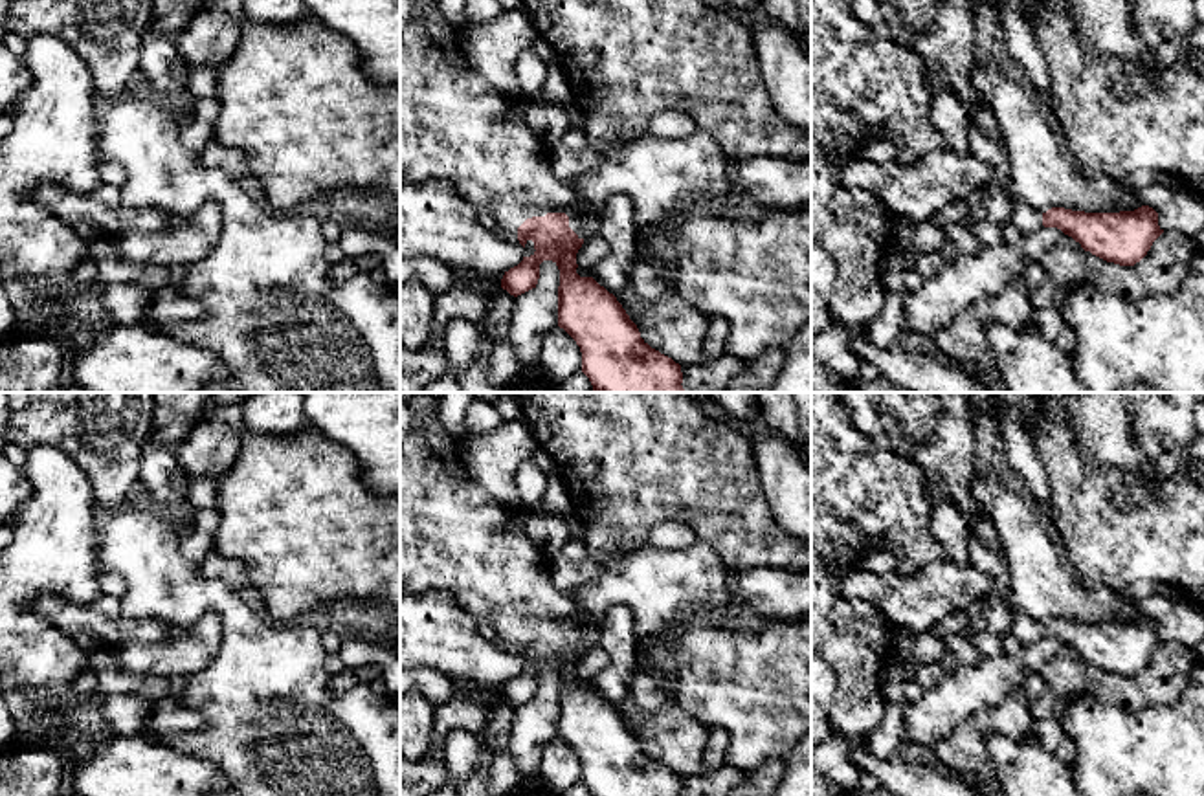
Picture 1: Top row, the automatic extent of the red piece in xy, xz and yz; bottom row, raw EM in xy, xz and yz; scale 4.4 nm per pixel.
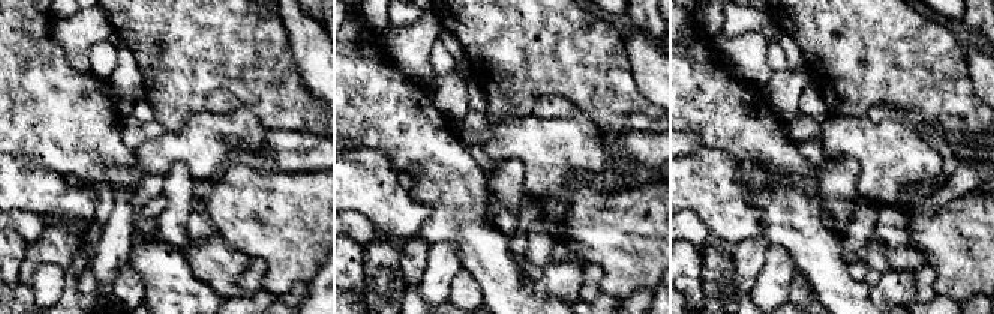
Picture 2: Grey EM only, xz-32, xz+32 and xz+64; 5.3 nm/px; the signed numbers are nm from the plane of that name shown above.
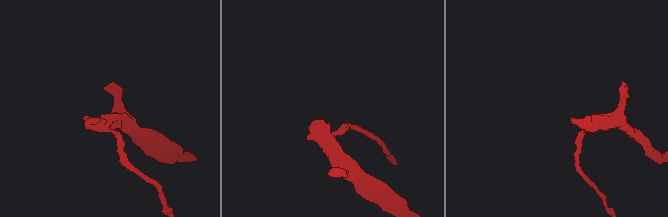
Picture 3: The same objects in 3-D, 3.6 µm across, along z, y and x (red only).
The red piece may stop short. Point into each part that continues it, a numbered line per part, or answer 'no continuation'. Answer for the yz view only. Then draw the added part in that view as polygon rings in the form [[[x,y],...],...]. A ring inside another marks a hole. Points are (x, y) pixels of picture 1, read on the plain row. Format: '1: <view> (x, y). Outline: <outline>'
1: yz (1026, 630). Outline: [[[1009,611],[1011,625],[1009,625],[1009,635],[1013,635],[1022,647],[1037,642],[1042,638],[1042,624],[1019,613],[1019,611]]]

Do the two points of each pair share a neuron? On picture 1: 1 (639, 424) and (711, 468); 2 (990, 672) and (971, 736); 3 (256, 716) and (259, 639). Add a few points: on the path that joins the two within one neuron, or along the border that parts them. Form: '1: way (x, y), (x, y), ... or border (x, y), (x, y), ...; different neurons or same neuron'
1: way (657, 442), (681, 466), (692, 468); same neuron
2: border (1008, 694), (995, 707), (971, 714), (944, 738); different neurons
3: way (259, 697), (259, 657); same neuron

